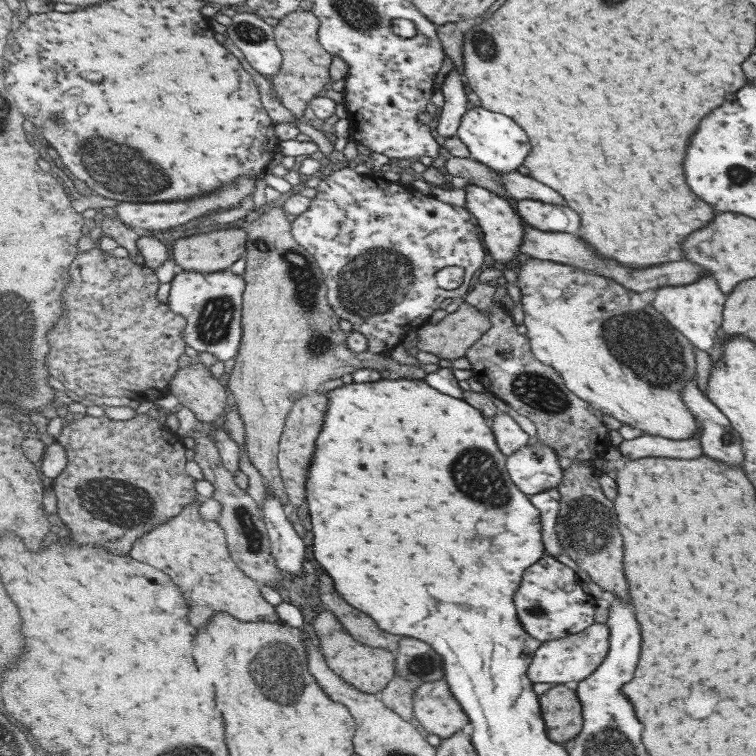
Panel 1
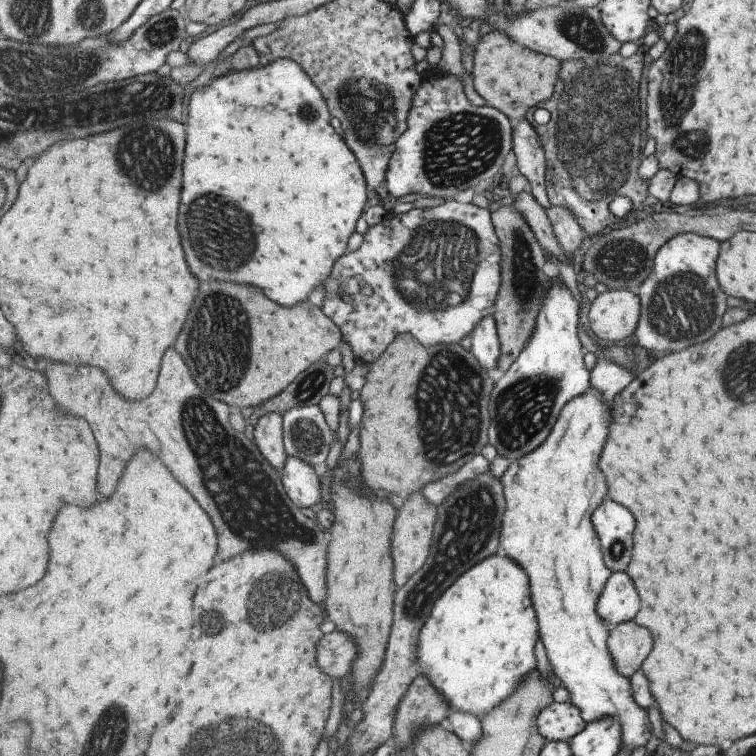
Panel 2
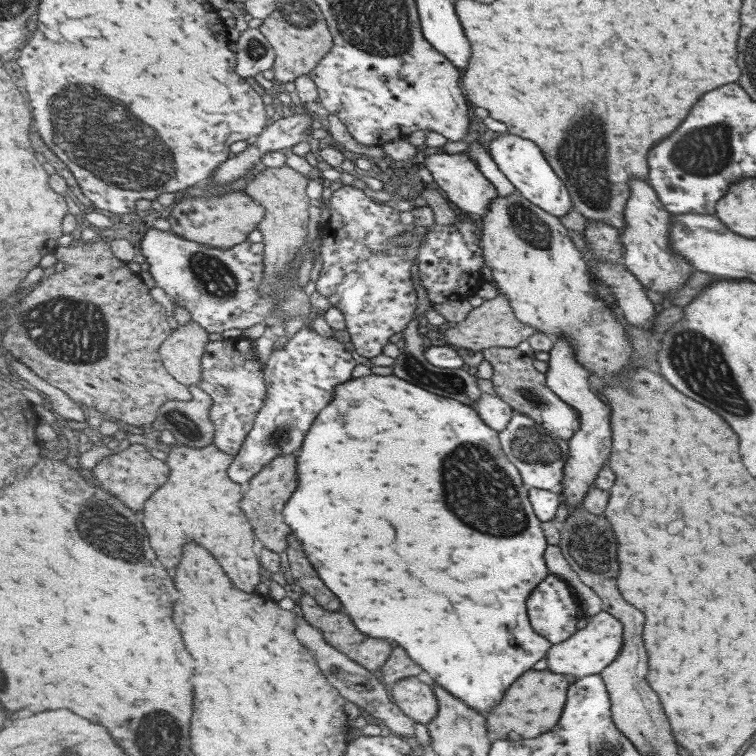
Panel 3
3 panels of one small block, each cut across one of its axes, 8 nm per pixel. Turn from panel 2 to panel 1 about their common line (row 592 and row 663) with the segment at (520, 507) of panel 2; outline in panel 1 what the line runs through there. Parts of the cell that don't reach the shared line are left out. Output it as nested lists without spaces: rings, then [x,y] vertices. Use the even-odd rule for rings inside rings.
[[[596,622],[583,633],[542,643],[536,652],[537,658],[533,660],[533,666],[529,668],[529,678],[533,678],[533,682],[573,686],[584,681],[587,677],[591,677],[607,658],[611,632],[607,623]]]

